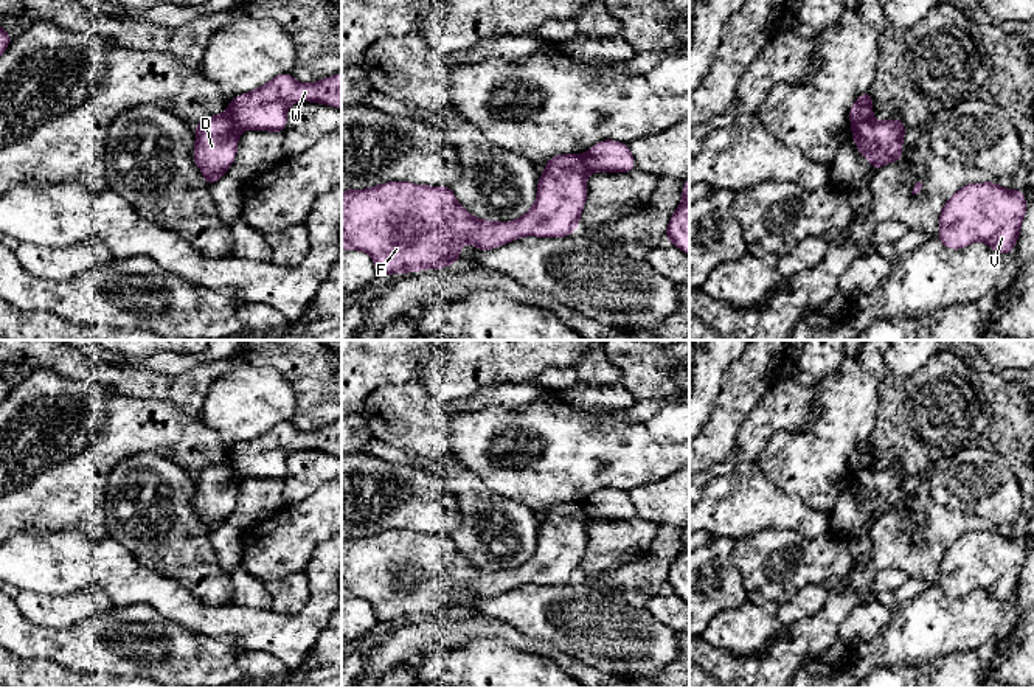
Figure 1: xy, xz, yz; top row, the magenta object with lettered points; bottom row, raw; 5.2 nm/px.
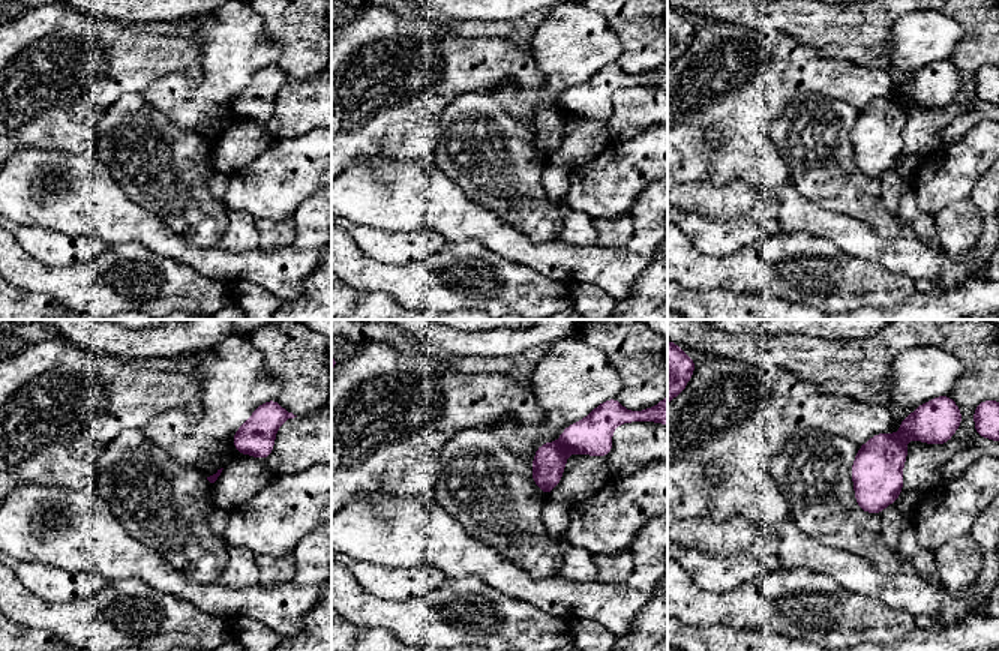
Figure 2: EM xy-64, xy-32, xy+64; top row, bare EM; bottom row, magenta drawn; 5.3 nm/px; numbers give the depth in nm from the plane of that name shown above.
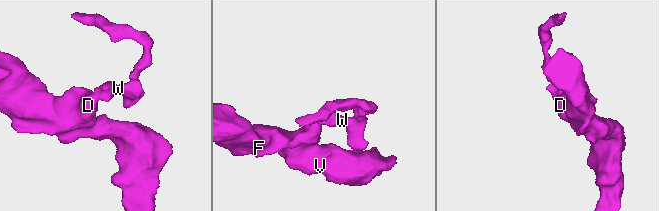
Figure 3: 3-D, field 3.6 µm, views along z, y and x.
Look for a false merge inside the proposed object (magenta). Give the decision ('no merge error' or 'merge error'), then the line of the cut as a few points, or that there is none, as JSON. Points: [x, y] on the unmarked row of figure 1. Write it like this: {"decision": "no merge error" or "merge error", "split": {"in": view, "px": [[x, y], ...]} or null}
{"decision": "merge error", "split": {"in": "yz", "px": [[871, 465], [853, 474]]}}

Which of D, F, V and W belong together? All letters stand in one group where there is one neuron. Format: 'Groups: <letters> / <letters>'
Groups: D F V / W

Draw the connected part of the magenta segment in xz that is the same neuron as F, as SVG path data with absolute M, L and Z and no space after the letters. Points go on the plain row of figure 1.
M560 502L546 508L537 530L534 553L511 570L483 568L466 559L449 534L387 530L368 537L342 539L342 598L368 601L379 621L408 621L442 617L461 607L460 596L472 590L475 598L492 598L517 585L565 585L579 575L587 548L590 519L579 502Z

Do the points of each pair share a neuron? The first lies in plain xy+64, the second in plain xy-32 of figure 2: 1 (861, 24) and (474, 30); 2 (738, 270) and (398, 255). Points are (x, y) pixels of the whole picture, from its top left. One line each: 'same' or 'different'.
1: same
2: different

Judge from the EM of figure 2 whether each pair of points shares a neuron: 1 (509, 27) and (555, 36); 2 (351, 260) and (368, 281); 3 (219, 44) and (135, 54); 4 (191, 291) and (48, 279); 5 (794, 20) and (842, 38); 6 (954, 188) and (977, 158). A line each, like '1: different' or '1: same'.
1: different
2: same
3: different
4: same
5: same
6: same

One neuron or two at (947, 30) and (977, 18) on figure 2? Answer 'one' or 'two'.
two

